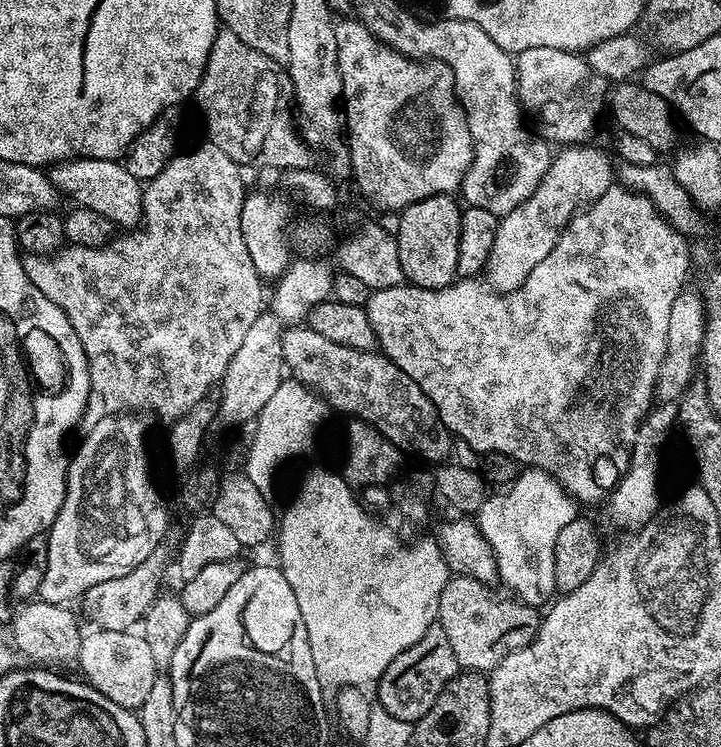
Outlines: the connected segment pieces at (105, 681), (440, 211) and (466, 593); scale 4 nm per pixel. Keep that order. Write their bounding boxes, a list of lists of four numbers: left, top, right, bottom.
[[77,628,158,710],[394,195,462,288],[436,574,542,673]]

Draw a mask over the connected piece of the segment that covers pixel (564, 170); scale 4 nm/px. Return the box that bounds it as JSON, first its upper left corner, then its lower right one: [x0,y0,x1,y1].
[486,142,614,292]

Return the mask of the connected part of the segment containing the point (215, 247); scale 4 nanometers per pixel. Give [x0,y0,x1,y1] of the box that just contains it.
[23,142,266,429]

